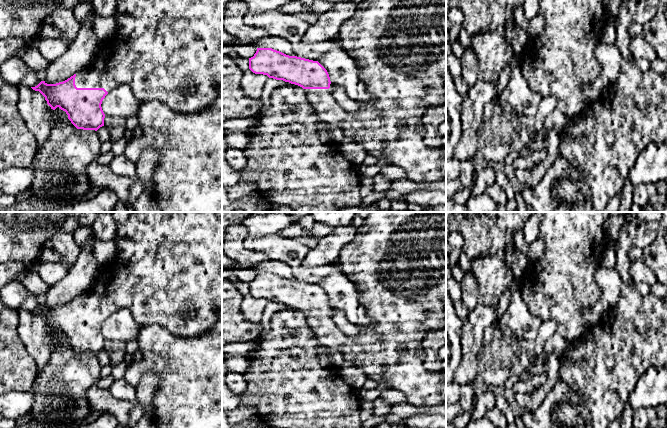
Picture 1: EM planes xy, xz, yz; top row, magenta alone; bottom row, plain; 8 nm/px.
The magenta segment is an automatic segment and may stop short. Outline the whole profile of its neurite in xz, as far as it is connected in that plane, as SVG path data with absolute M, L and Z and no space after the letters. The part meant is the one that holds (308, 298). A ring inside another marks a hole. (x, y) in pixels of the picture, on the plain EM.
M371 212L364 219L364 224L356 228L356 234L352 241L348 243L340 253L339 266L342 272L356 286L359 299L365 306L367 315L374 320L371 325L358 326L359 333L356 337L351 337L340 332L337 325L332 320L334 308L330 305L327 294L318 285L297 280L289 280L272 272L257 272L254 280L249 282L249 293L255 298L267 299L269 302L283 304L302 311L305 315L307 324L316 334L321 346L341 353L344 360L354 363L356 369L360 370L361 374L364 375L366 379L371 379L376 382L381 380L387 381L393 389L402 391L406 395L407 403L423 408L434 407L442 403L446 399L446 372L434 372L425 368L423 363L425 353L422 348L422 341L429 332L446 327L446 308L442 303L442 300L446 299L446 212Z

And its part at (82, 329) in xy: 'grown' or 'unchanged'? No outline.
grown

